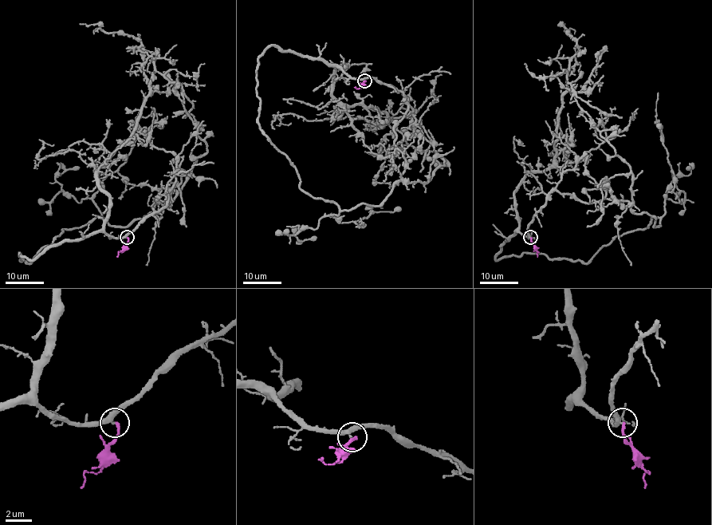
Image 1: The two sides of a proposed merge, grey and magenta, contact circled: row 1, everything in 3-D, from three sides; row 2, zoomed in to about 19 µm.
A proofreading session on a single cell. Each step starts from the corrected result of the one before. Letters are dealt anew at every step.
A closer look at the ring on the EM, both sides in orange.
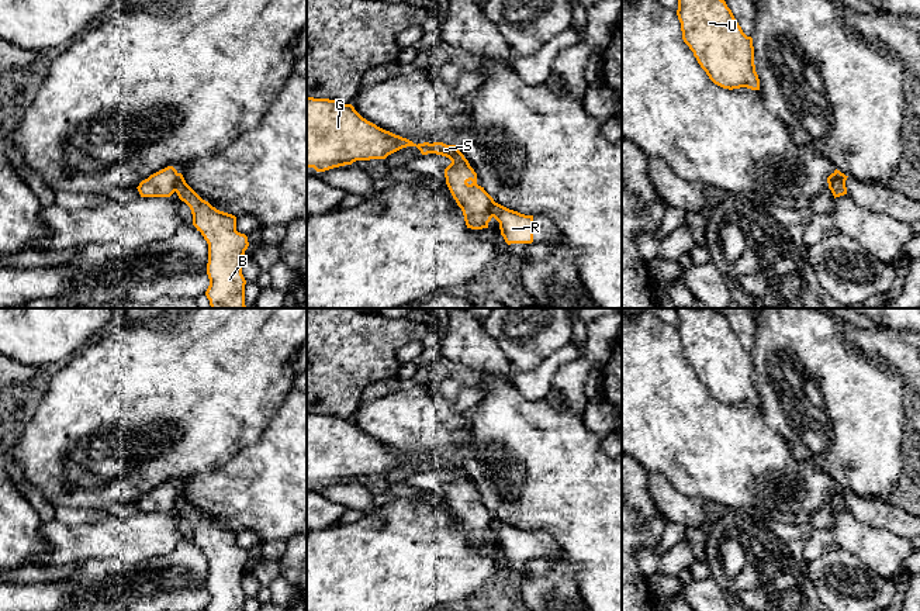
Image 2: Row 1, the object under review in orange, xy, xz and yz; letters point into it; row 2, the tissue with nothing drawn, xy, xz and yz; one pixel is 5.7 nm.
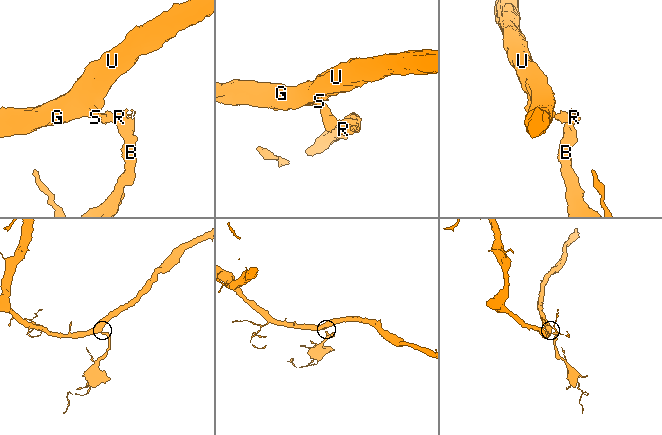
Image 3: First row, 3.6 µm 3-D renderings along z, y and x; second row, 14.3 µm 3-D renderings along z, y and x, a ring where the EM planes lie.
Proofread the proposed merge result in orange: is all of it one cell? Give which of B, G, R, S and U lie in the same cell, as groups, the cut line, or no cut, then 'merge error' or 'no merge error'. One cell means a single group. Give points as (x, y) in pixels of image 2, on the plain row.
B R / G S U | xy (179, 489), (173, 506) | merge error

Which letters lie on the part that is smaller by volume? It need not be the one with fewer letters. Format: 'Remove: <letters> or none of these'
Remove: B, R

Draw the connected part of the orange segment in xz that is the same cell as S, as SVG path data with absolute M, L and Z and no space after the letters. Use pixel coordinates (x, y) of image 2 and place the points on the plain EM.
M307 411L307 483L325 487L333 483L352 480L356 476L385 474L388 470L407 463L416 462L422 470L436 469L446 472L452 479L445 484L446 500L461 524L467 543L488 543L491 536L491 521L494 514L477 500L477 489L456 460L443 458L414 459L412 456L385 446L363 434L352 420L343 420L329 414L314 414Z

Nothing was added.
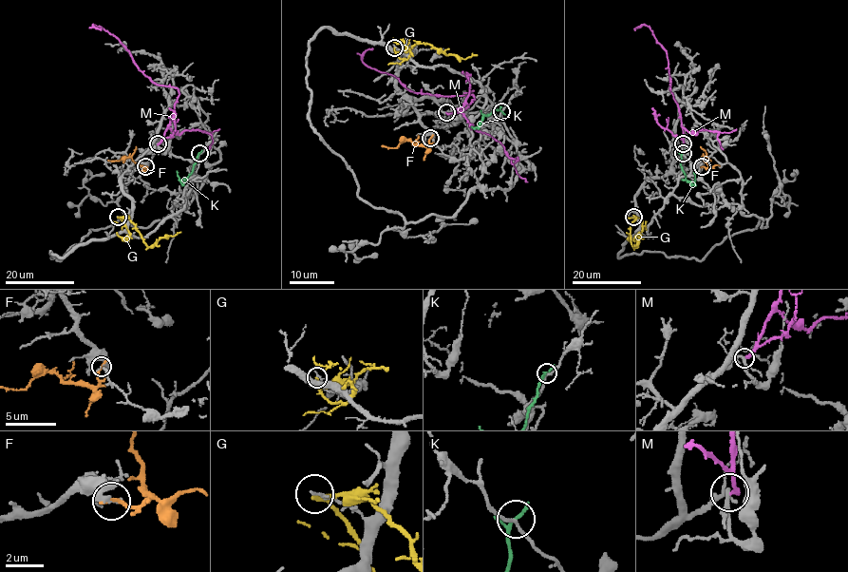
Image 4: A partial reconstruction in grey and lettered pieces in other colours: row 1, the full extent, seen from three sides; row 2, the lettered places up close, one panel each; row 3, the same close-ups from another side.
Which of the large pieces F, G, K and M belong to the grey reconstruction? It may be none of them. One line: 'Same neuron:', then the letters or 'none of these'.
Same neuron: none of these

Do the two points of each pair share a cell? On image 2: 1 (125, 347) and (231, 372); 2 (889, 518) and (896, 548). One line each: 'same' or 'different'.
1: same
2: different

